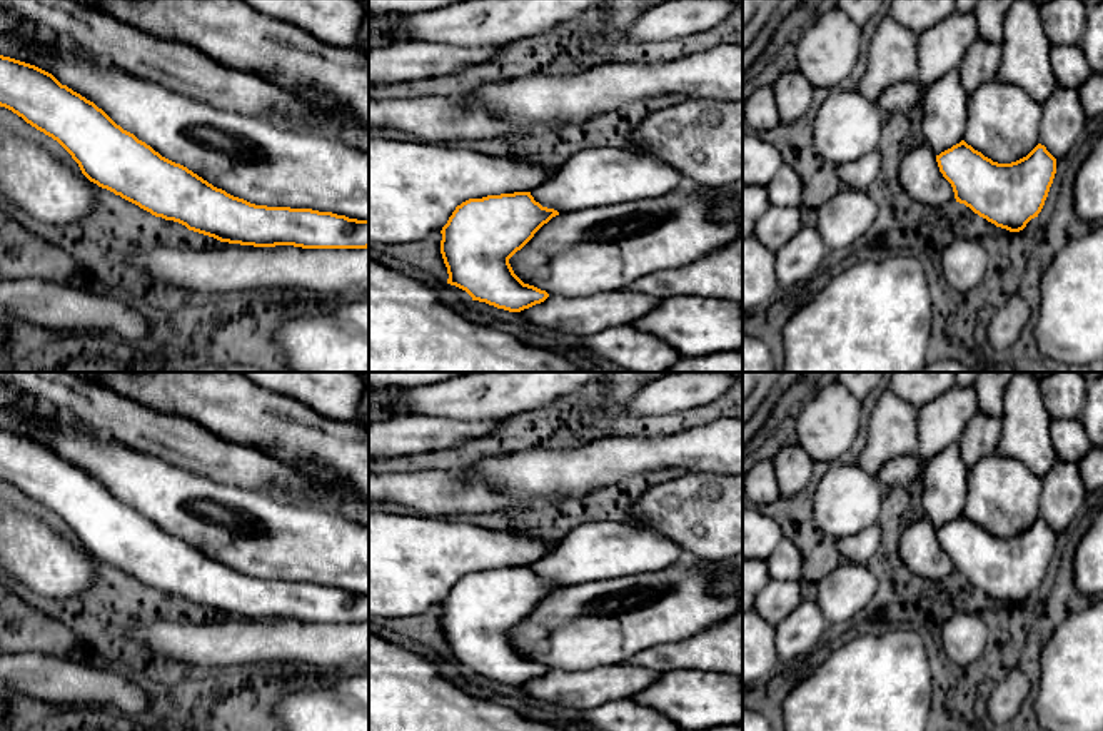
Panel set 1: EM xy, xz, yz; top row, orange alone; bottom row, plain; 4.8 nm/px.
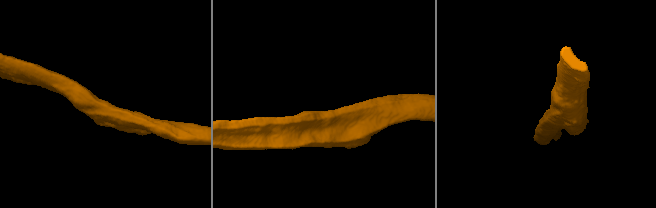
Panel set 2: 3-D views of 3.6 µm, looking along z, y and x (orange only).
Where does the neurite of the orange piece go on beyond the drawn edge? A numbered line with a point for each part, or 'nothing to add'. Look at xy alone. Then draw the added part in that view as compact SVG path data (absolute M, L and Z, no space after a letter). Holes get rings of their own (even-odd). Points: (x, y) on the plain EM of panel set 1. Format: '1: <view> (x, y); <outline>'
1: xy (194, 646); M222 616L220 619L160 619L154 623L139 623L127 628L127 634L135 643L149 648L167 661L174 669L185 673L205 673L215 668L234 664L287 664L309 663L335 669L369 669L369 621L367 623L302 623L294 619L254 621Z

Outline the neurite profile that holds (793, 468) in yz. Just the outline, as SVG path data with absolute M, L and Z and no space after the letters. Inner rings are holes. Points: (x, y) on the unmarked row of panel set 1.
M796 442L781 447L773 459L773 466L779 494L788 497L801 492L809 484L814 462Z

